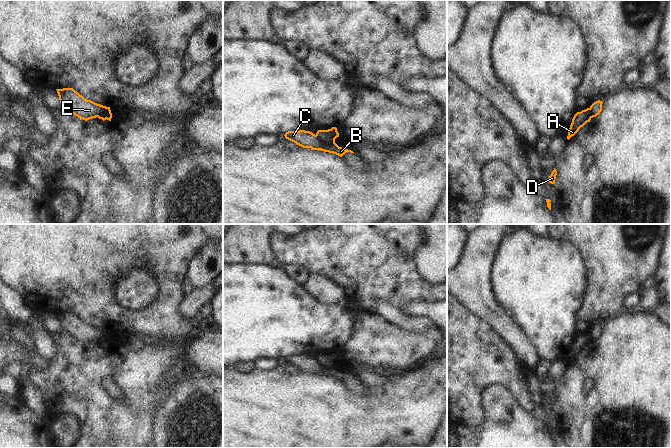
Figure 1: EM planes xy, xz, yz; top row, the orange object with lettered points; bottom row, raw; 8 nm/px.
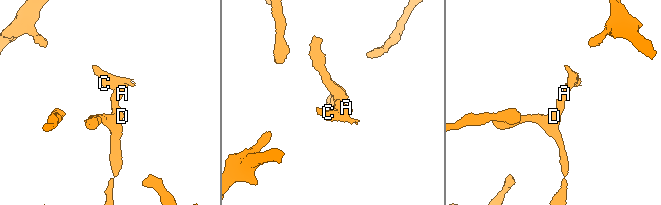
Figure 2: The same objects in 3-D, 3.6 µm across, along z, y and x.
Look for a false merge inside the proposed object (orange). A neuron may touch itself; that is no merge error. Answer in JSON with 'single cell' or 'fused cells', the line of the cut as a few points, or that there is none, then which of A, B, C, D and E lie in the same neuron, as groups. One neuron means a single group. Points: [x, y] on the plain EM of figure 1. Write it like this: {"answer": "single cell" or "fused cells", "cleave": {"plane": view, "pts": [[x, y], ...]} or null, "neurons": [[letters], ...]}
{"answer": "fused cells", "cleave": {"plane": "xz", "pts": [[315, 359], [325, 367], [334, 367]]}, "neurons": [["A", "D"], ["B", "C", "E"]]}

